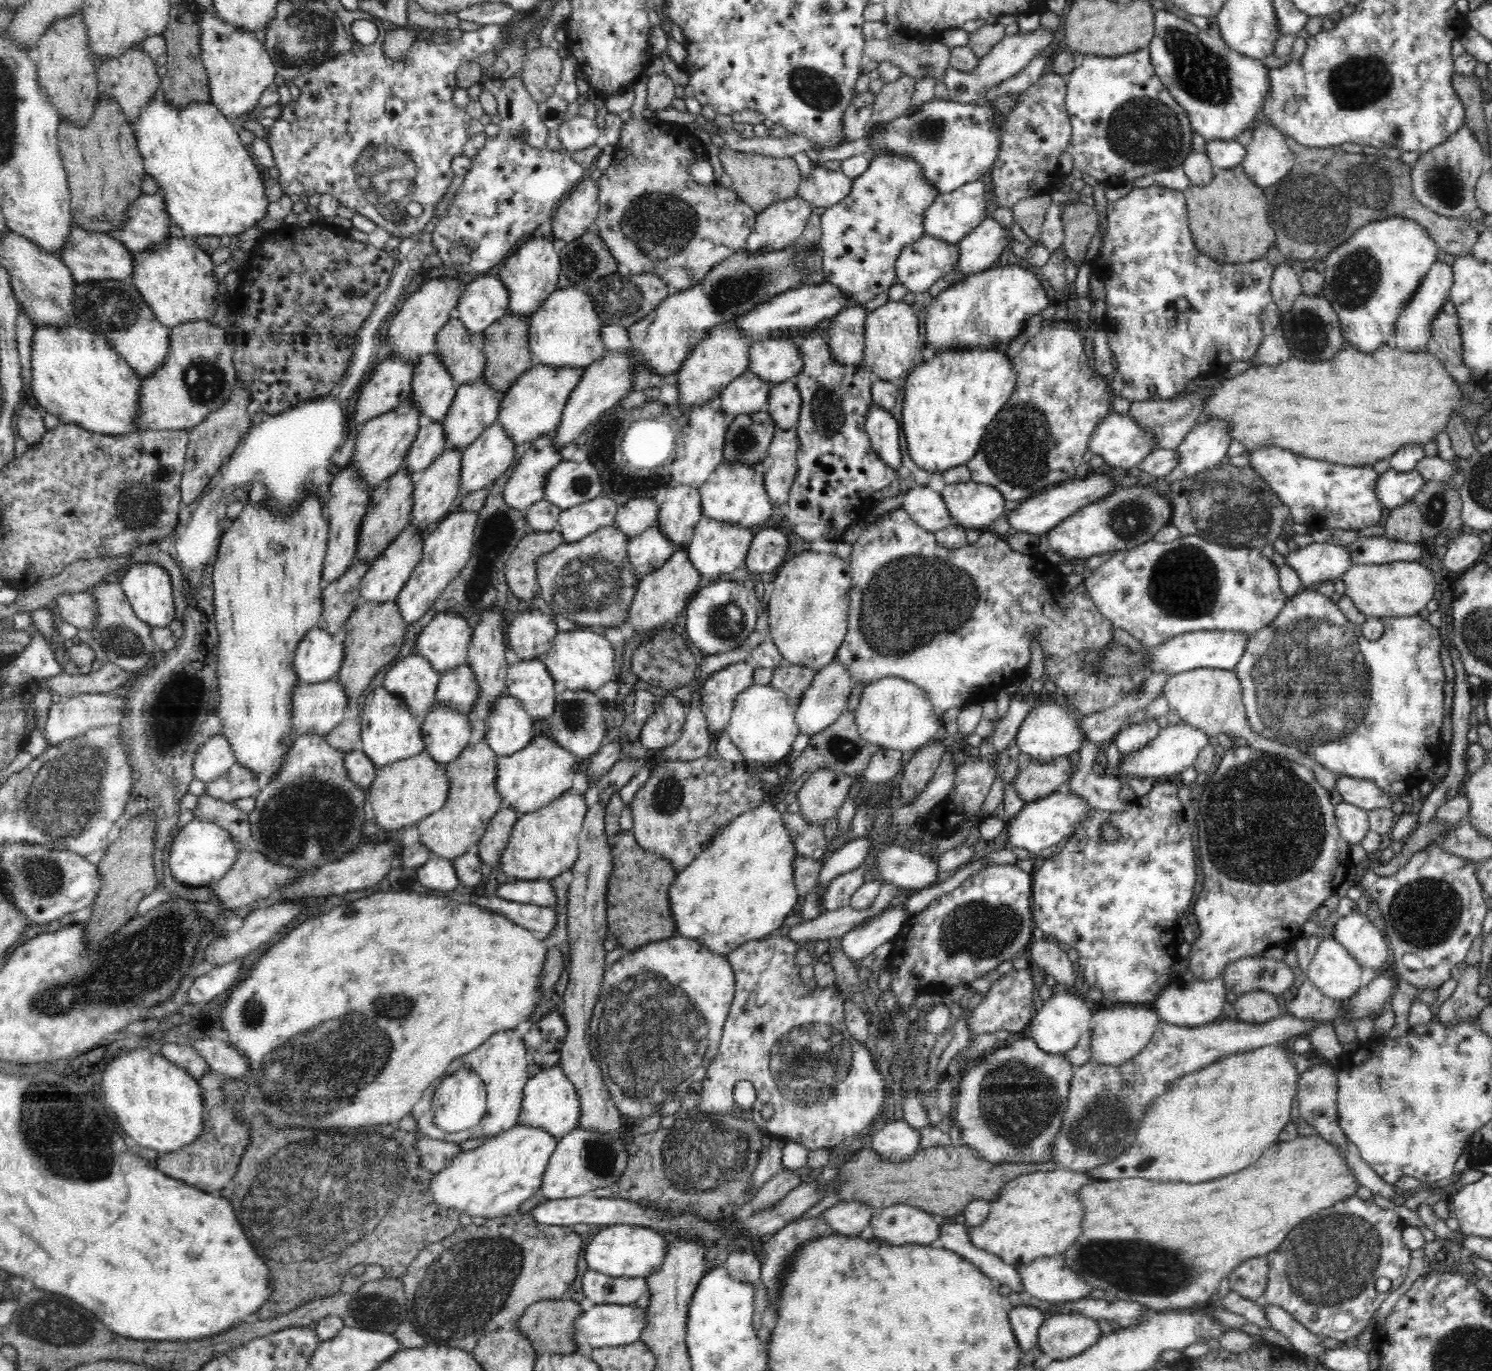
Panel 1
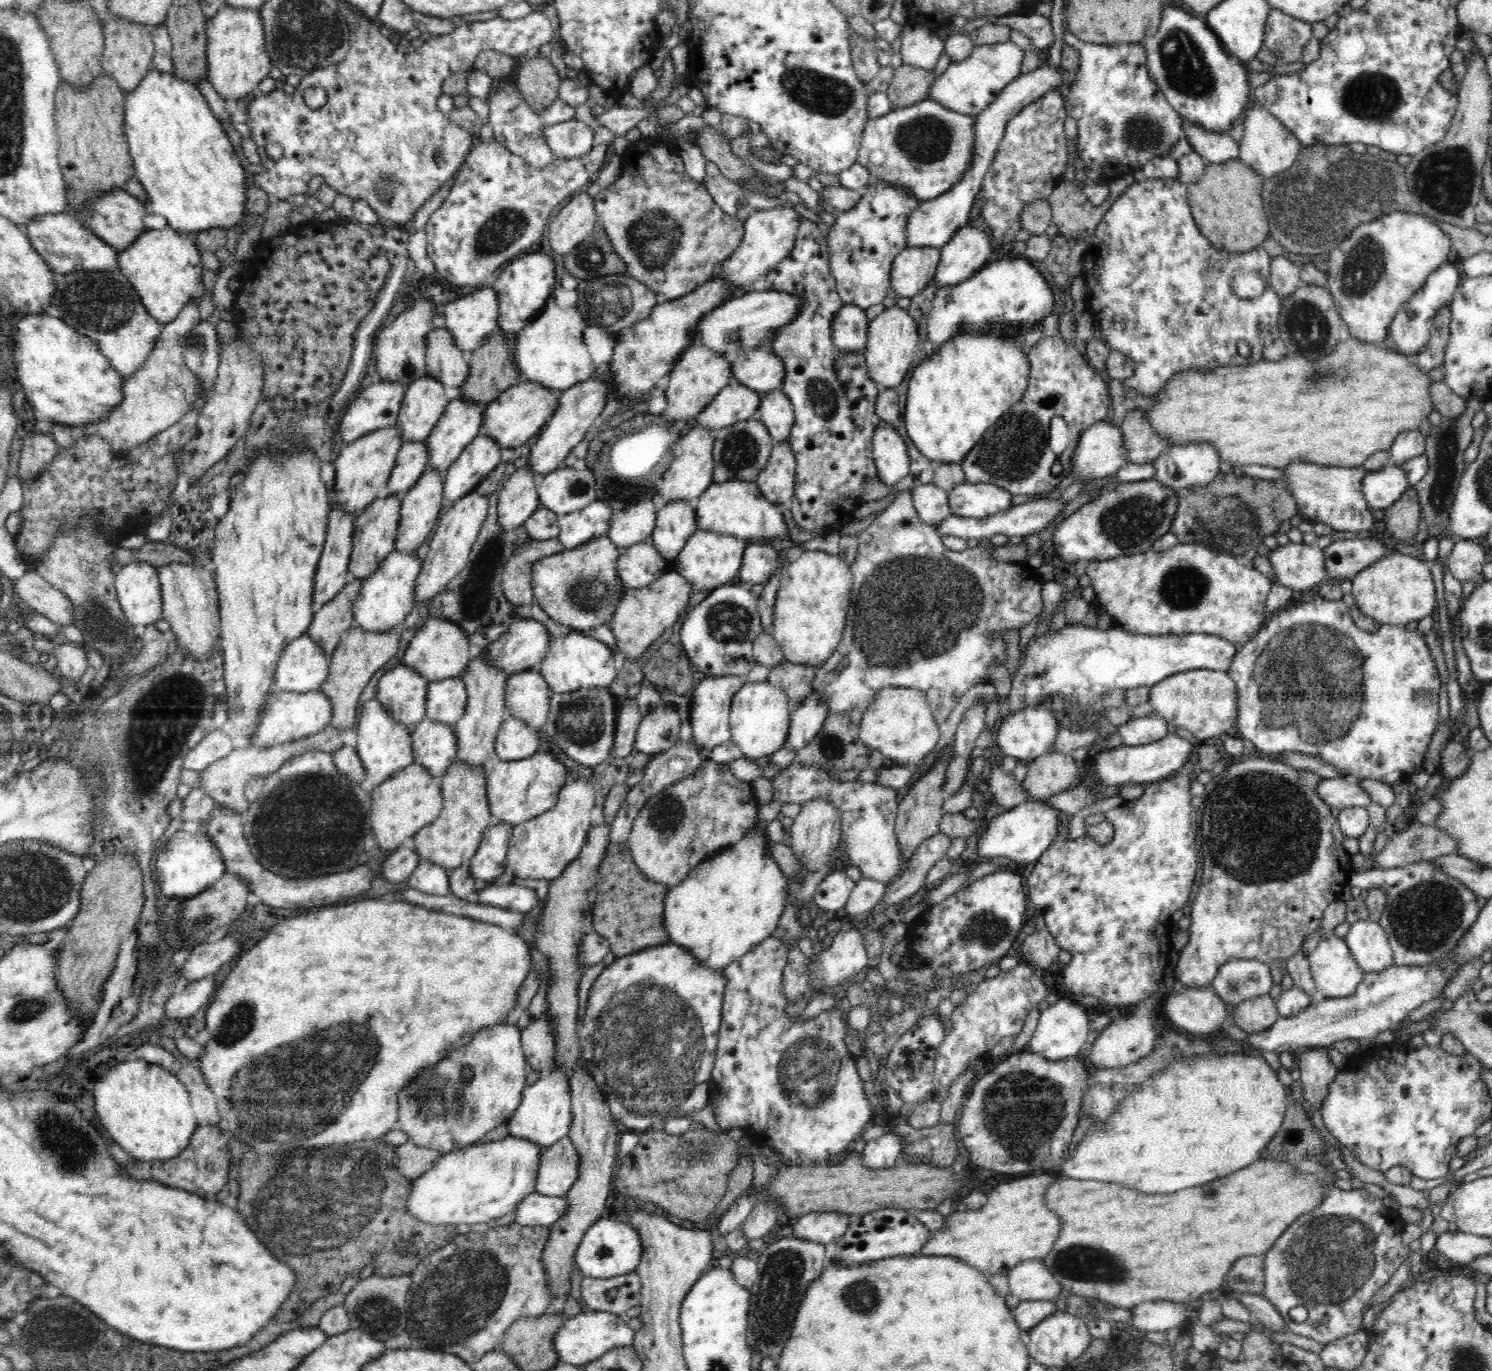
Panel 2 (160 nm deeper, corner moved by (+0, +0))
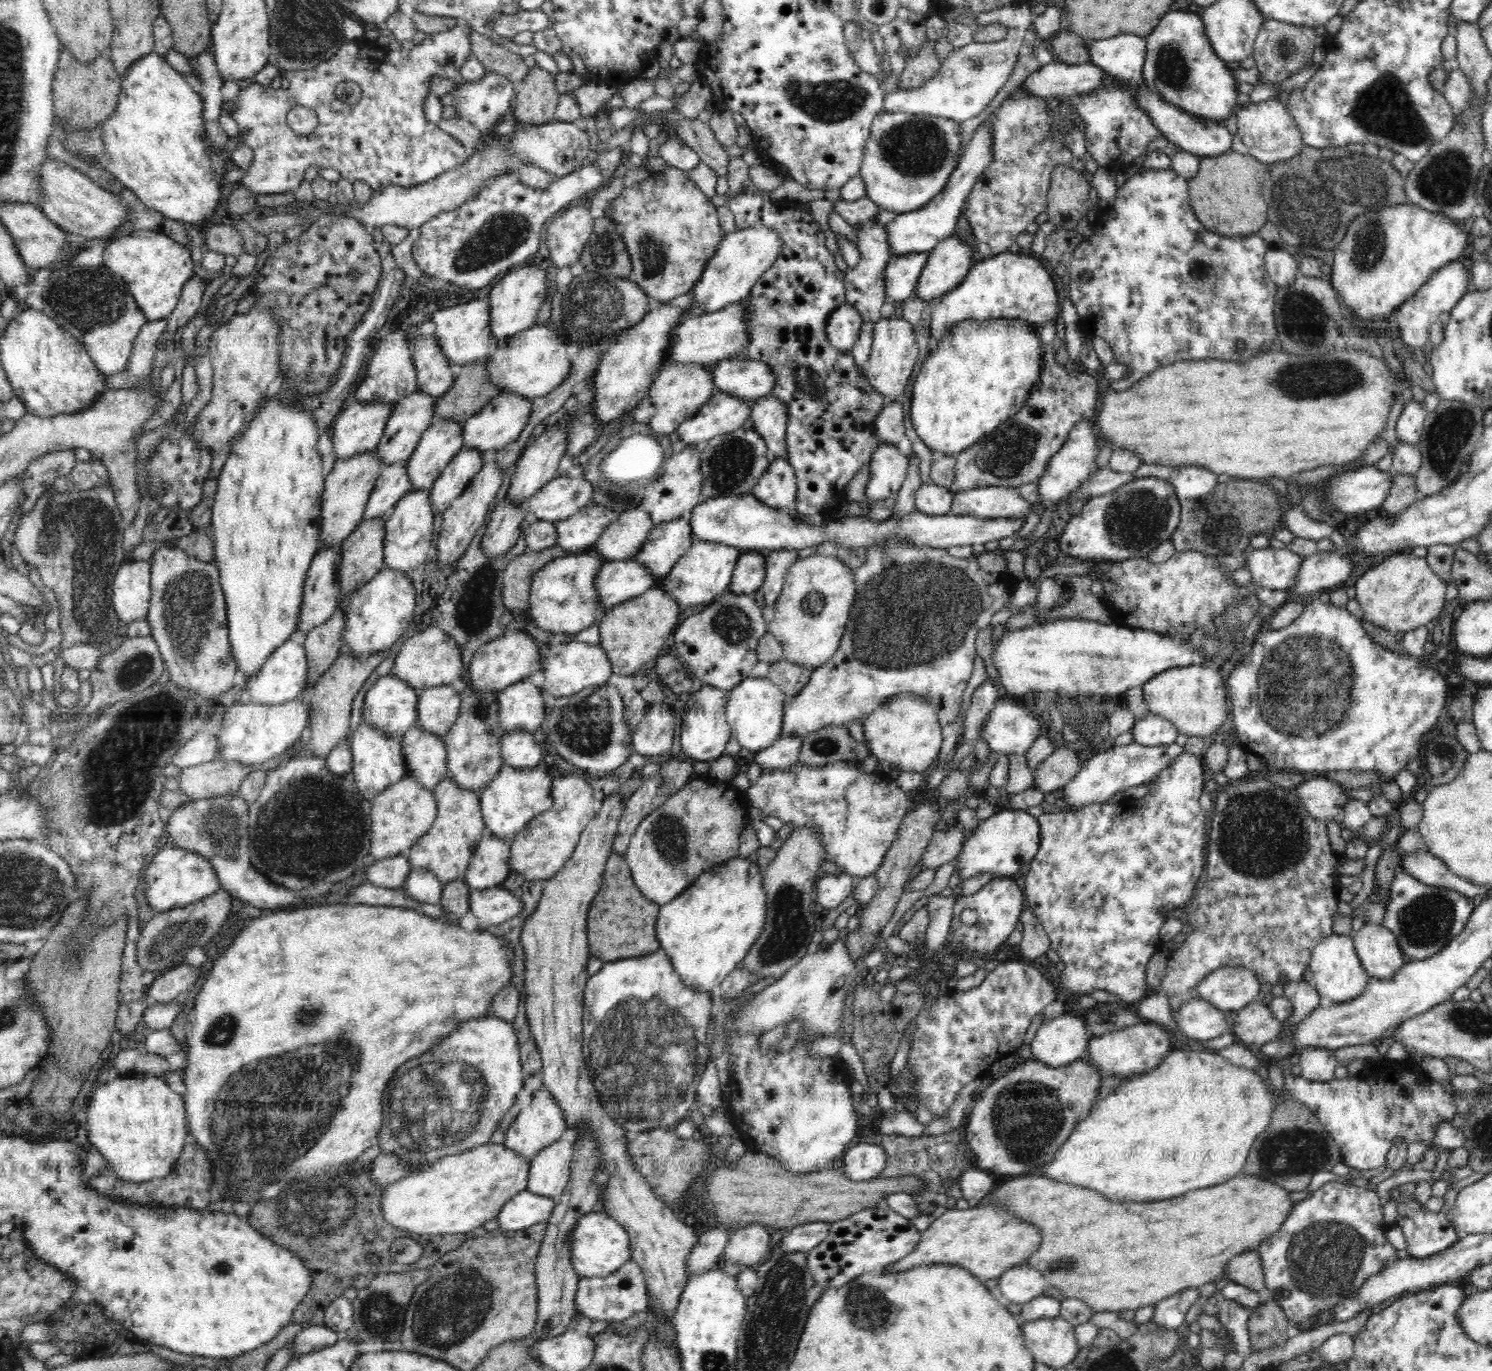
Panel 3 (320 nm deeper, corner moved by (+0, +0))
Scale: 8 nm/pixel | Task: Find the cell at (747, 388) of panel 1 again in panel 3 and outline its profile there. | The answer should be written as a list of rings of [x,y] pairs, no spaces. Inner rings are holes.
[[[718,391],[676,430],[682,444],[702,447],[714,436],[726,435],[740,427],[750,425],[754,401],[746,401]]]

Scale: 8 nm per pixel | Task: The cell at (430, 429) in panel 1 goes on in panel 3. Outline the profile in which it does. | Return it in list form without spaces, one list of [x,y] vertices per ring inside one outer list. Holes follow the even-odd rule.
[[[399,461],[384,467],[366,503],[363,520],[387,516],[393,506],[405,494],[412,491],[410,481],[406,477],[406,468],[408,468],[406,461]]]

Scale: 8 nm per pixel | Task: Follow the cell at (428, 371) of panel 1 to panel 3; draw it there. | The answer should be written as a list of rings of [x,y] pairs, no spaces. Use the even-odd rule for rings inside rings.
[[[415,391],[411,396],[401,399],[393,406],[376,448],[377,454],[379,454],[377,459],[382,465],[388,466],[399,461],[409,461],[422,433],[428,428],[432,417],[435,416],[436,401],[437,398]]]

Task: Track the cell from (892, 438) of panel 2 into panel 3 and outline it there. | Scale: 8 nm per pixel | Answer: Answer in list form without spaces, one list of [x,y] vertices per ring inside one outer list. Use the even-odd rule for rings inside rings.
[[[880,440],[871,456],[870,479],[866,485],[868,508],[876,501],[893,500],[906,479],[910,457],[893,444]]]

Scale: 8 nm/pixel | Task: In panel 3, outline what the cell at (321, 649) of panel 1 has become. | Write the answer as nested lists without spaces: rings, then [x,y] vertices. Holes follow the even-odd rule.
[[[290,638],[281,644],[270,654],[266,662],[262,664],[257,675],[253,674],[245,682],[245,692],[249,694],[250,700],[256,704],[284,704],[288,700],[294,700],[305,688],[307,679],[307,658],[302,641],[298,638]]]

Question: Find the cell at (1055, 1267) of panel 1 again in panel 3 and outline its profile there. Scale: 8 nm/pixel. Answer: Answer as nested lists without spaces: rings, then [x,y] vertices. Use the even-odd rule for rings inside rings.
[[[1030,1266],[1009,1268],[998,1277],[996,1294],[1004,1303],[1024,1304],[1042,1296],[1046,1282]]]

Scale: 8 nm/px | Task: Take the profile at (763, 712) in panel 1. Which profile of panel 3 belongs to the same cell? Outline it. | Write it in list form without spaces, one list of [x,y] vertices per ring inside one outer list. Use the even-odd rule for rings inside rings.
[[[748,677],[740,684],[731,688],[728,702],[726,703],[726,720],[731,726],[731,735],[736,738],[741,748],[751,752],[758,752],[774,741],[778,740],[781,733],[784,707],[787,697],[767,677]]]

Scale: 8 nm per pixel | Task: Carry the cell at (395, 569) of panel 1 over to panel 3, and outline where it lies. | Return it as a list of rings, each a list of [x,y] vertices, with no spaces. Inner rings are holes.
[[[383,567],[368,584],[341,600],[340,608],[346,615],[342,648],[349,648],[356,658],[389,649],[408,628],[408,622],[414,616],[414,606],[414,588],[408,573]]]

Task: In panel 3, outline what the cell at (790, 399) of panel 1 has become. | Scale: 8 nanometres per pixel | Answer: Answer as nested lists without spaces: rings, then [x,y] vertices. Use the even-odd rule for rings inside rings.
[[[770,396],[758,399],[752,406],[750,425],[767,444],[770,463],[787,456],[787,412],[784,403]]]

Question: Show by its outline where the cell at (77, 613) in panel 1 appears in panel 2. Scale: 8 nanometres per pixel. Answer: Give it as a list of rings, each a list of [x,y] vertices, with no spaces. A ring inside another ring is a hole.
[[[38,571],[27,572],[24,576],[13,581],[8,580],[6,588],[14,592],[18,602],[26,603],[30,611],[36,611],[56,624],[73,624],[74,607],[72,607],[70,599],[61,590],[54,588],[50,583],[46,582]]]

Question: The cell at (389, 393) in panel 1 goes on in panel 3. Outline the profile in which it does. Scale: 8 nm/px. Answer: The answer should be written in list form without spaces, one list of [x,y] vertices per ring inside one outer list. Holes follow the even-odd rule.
[[[355,402],[340,412],[331,437],[336,463],[375,450],[392,409],[382,403]]]

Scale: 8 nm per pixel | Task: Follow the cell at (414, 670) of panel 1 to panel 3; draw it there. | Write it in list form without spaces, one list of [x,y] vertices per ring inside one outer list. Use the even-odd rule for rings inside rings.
[[[392,674],[382,676],[366,693],[361,712],[361,724],[369,724],[388,736],[400,737],[417,724],[419,692]]]

